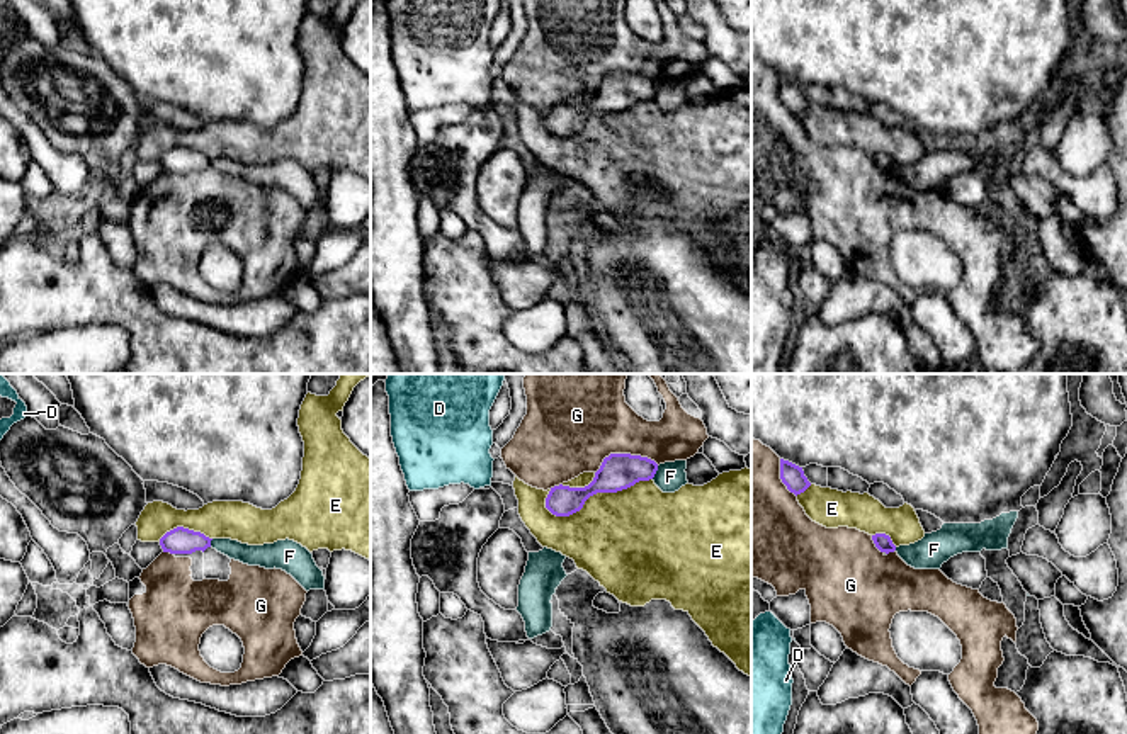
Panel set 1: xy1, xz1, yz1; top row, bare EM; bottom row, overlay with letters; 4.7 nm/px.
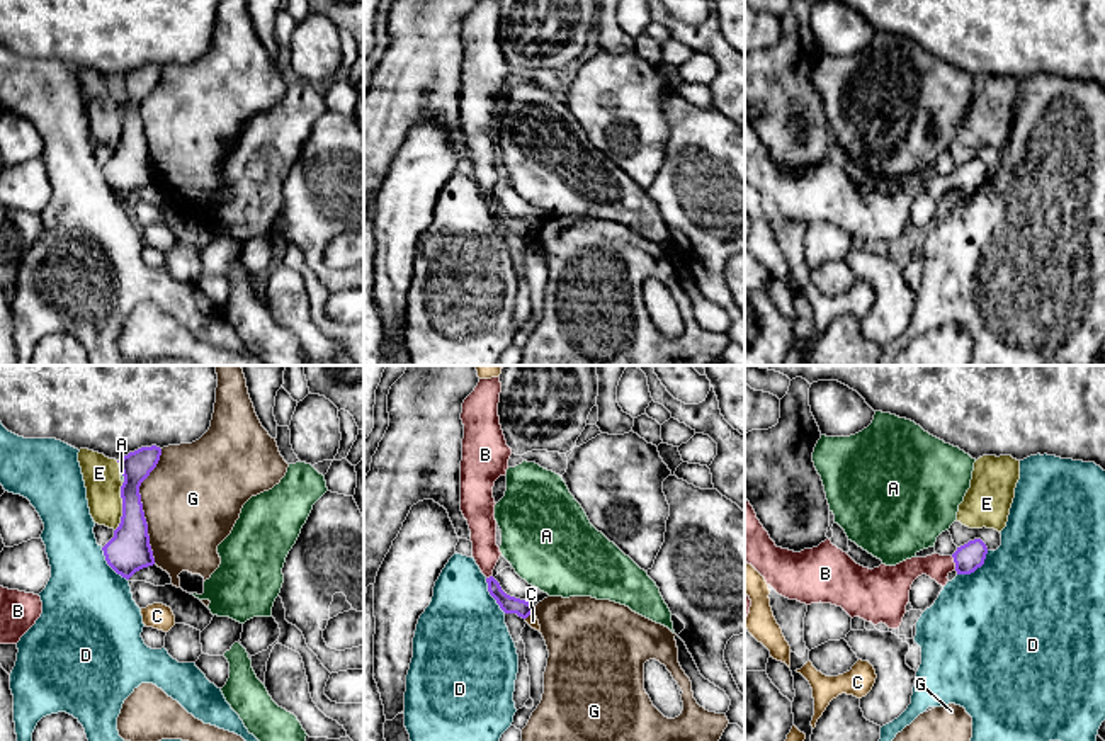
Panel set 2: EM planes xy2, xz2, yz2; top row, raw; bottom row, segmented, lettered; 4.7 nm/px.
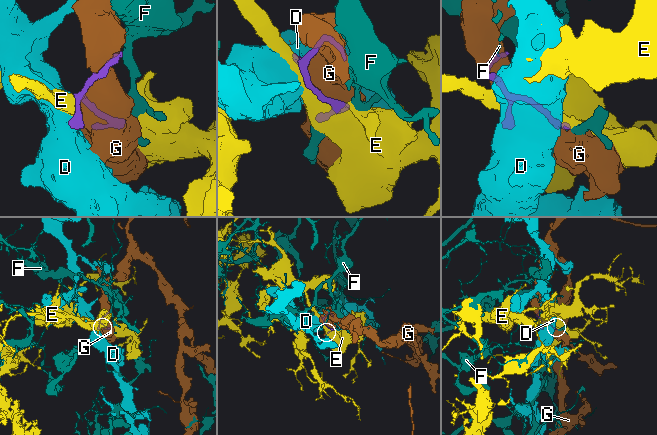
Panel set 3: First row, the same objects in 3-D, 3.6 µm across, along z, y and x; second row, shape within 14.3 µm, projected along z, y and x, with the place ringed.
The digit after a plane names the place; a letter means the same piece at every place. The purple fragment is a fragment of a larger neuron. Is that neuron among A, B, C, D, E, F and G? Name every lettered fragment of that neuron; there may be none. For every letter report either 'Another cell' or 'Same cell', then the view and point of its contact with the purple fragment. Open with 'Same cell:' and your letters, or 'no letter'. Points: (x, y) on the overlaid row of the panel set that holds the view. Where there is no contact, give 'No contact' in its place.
Same cell: B
A: Another cell. Touches purple at xy2 (123, 475)
B: Same cell. Touches purple at yz2 (954, 561)
C: Another cell. Touches purple at xz2 (529, 614)
D: Another cell. Touches purple at yz2 (976, 568)
E: Another cell. Touches purple at xz1 (597, 491)
F: Another cell. Touches purple at xz1 (655, 473)
G: Another cell. Touches purple at xy2 (141, 507)

